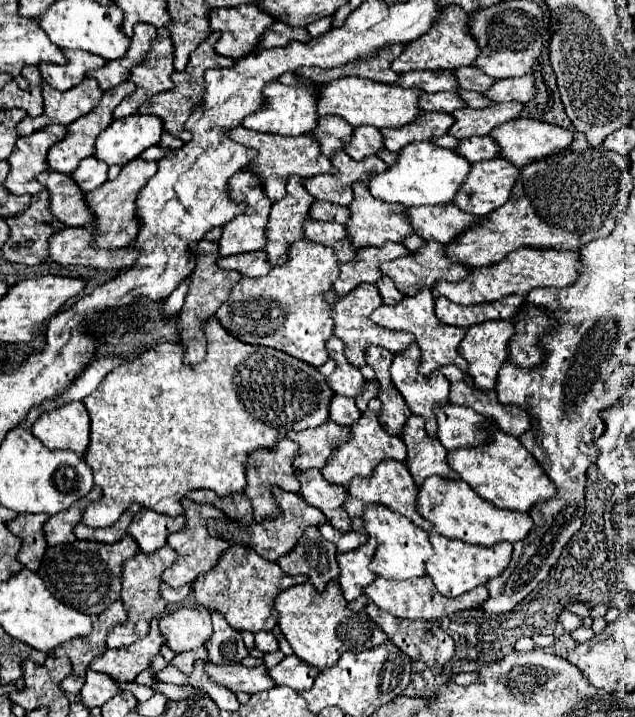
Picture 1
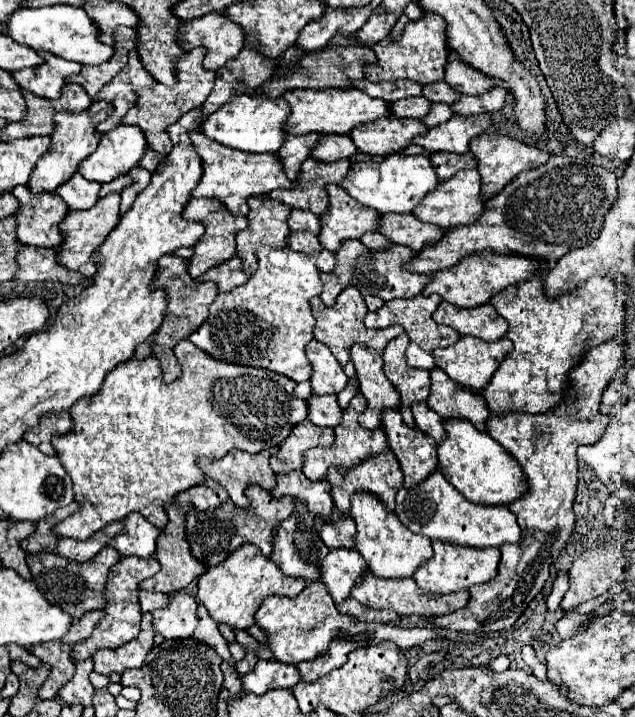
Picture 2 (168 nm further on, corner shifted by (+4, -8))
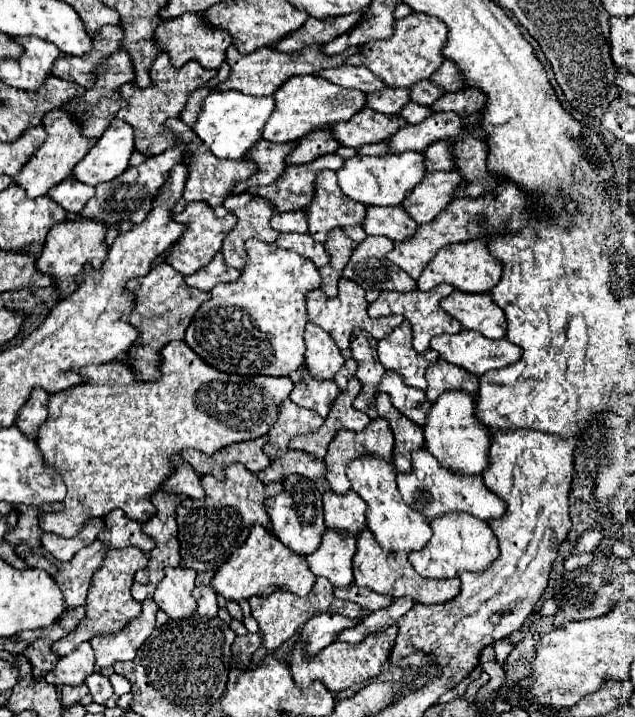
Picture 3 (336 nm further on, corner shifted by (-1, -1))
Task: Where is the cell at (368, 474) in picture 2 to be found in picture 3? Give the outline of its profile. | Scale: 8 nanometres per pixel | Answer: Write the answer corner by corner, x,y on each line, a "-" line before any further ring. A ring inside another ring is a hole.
375,418
361,432
341,430
341,434
337,434
337,438
333,438
333,442
329,444
329,450
323,458
323,462
327,466
325,480
329,482
333,492
345,494
351,488
345,470
347,470
347,464
353,458
357,458
359,454
379,454
381,458
391,462
393,432
389,428
389,422
385,422
383,418

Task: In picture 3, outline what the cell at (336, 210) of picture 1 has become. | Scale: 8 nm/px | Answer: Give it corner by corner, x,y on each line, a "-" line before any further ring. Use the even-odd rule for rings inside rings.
275,212
271,216
271,228
277,232
307,232
307,218
305,212

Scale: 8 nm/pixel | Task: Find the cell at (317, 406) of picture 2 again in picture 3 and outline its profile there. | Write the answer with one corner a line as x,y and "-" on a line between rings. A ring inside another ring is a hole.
303,364
303,380
295,382
293,390
291,390
291,402
295,402
297,406
309,408
313,412
317,412
321,418
325,418
329,414
329,408
333,404
333,400
339,396
339,388
333,380
317,380
309,374
309,370

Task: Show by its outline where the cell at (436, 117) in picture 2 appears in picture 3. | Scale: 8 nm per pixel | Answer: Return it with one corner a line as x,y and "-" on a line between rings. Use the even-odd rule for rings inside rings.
409,102
409,104
403,106
403,110
399,112
399,116
405,118
407,124
419,124
419,122
423,122
429,116
429,112
431,110
427,106
419,106
415,102

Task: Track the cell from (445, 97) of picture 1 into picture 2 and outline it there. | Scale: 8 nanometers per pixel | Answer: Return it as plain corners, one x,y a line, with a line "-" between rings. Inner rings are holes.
406,97
406,99
400,99
400,101
392,103
390,109
392,109
394,117
420,119
426,113
430,113
430,107
432,107
432,103
426,97

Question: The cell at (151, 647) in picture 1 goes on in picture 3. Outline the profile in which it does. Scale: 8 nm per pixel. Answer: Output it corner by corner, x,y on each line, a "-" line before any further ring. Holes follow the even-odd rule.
155,600
141,602
141,614
125,626
125,630
119,630
117,634
105,634
105,636
93,636
89,642
95,650
97,666
113,666
119,660
133,660
139,646
149,638
149,634
155,628
155,614
159,606

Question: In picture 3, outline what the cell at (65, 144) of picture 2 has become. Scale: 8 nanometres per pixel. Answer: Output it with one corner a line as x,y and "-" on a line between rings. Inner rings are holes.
59,108
45,114
43,126
45,126
45,132
47,132
47,138
45,138
43,146
33,154
33,158
29,158
29,162
23,166
23,170
13,178
13,184
21,186
27,192
29,198
45,196
53,186
57,186
59,182
69,178
73,166
79,160
83,160
85,154
95,144
95,140
89,140
81,134
81,124
77,120
73,120
69,114
65,114
63,110
59,110

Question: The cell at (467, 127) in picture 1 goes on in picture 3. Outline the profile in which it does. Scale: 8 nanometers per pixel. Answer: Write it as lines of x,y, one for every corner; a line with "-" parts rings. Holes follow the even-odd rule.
441,112
441,114
429,114
421,124
407,124
393,134
387,142
389,154
399,154
405,150
423,152
431,142
457,136
463,128
463,122
453,112

